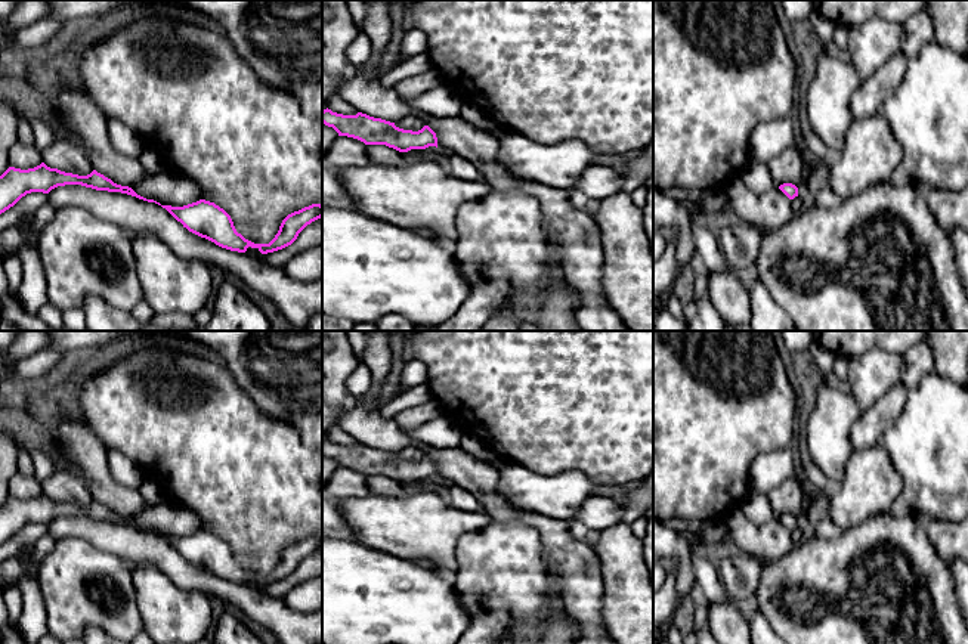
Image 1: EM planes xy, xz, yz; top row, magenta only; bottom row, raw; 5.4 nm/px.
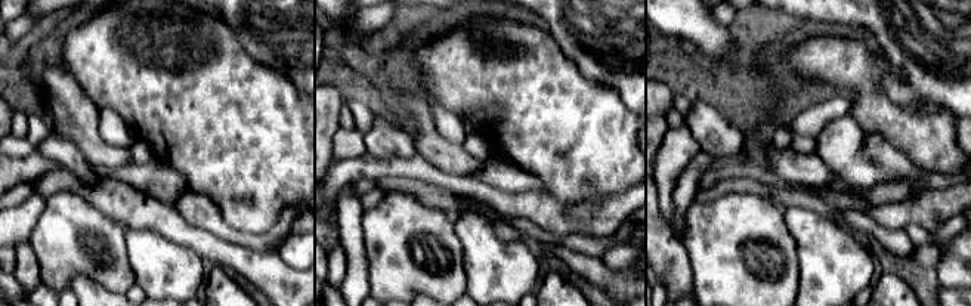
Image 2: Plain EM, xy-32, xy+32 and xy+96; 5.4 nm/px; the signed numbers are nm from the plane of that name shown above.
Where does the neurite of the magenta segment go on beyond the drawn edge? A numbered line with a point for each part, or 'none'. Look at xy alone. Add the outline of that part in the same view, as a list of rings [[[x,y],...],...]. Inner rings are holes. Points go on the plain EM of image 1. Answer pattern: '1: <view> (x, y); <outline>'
none

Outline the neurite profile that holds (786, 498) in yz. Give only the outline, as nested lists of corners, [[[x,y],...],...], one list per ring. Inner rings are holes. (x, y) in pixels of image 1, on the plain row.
[[[786,479],[779,486],[766,492],[774,517],[792,514],[798,517],[807,510],[801,484],[795,479]]]

